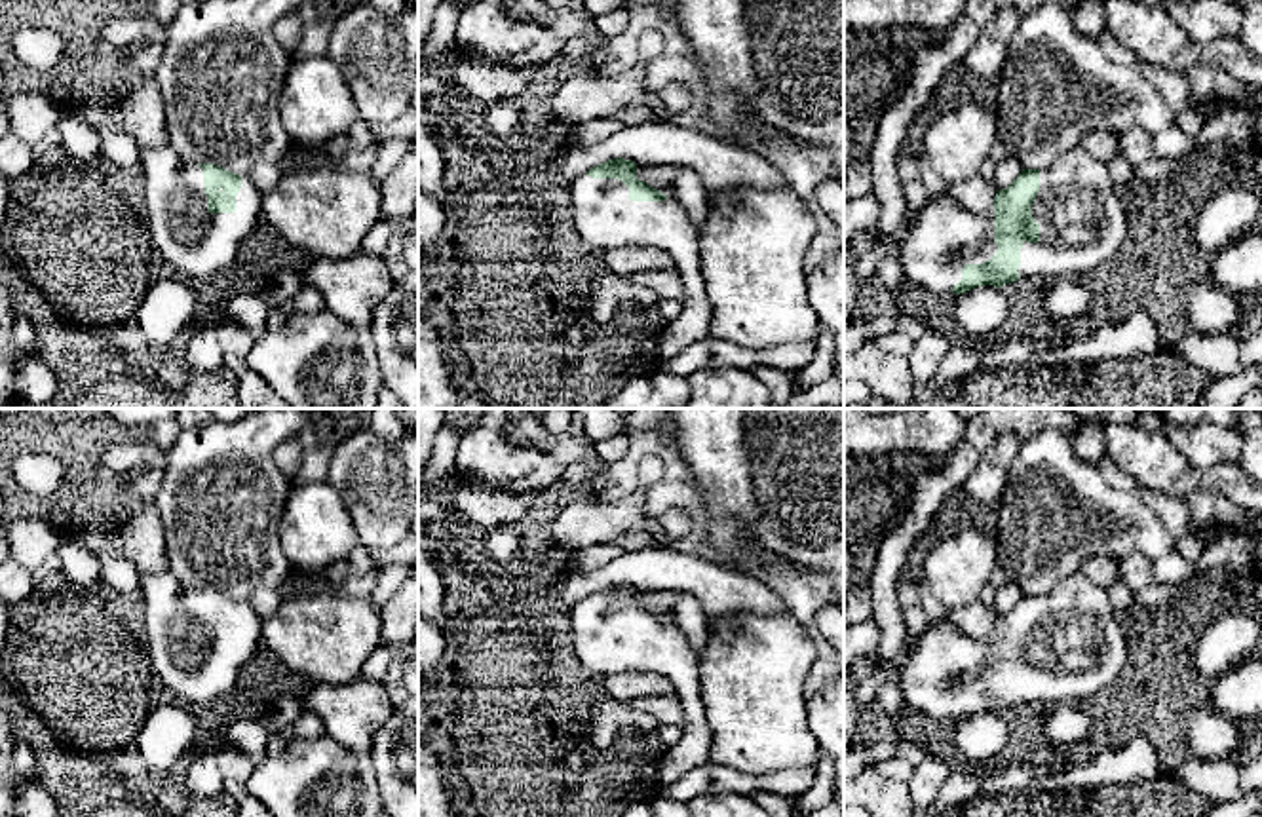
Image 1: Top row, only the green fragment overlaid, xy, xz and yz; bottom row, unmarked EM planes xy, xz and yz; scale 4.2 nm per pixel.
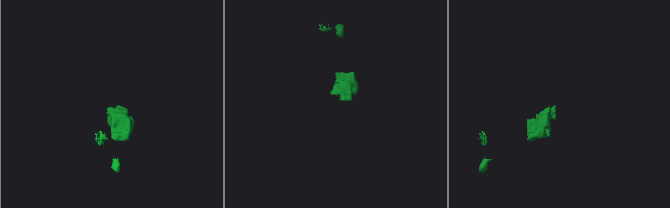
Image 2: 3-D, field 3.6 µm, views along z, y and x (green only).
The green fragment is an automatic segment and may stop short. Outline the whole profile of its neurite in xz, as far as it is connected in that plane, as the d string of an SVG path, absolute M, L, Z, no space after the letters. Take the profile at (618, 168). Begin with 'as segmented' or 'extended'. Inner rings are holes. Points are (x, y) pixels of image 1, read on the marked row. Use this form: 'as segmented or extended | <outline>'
as segmented | M623 158L608 160L585 173L591 179L620 179L631 201L663 201L667 196L637 179L637 163Z

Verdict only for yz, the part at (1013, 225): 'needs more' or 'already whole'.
needs more

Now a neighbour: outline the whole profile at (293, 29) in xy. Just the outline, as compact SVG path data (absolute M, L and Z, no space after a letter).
M296 13L285 15L274 25L272 34L291 55L295 55L304 34L304 25Z

